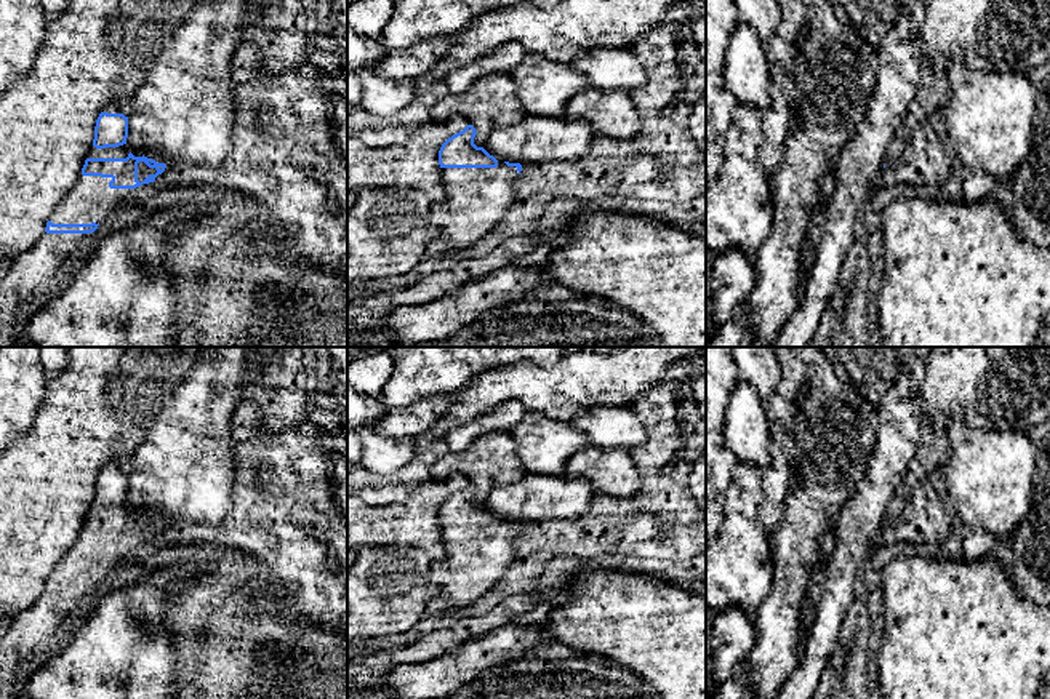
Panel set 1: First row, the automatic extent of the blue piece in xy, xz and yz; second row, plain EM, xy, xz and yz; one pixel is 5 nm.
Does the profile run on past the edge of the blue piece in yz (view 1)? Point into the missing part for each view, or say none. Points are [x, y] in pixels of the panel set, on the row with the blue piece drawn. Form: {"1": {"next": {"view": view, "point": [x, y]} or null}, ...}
{"1": {"next": null}}

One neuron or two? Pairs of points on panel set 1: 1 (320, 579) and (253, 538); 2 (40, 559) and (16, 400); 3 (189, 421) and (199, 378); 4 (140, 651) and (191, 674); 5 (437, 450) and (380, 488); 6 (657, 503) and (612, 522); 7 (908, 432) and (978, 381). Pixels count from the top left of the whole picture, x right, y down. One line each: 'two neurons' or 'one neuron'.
1: one neuron
2: two neurons
3: one neuron
4: two neurons
5: one neuron
6: one neuron
7: two neurons

